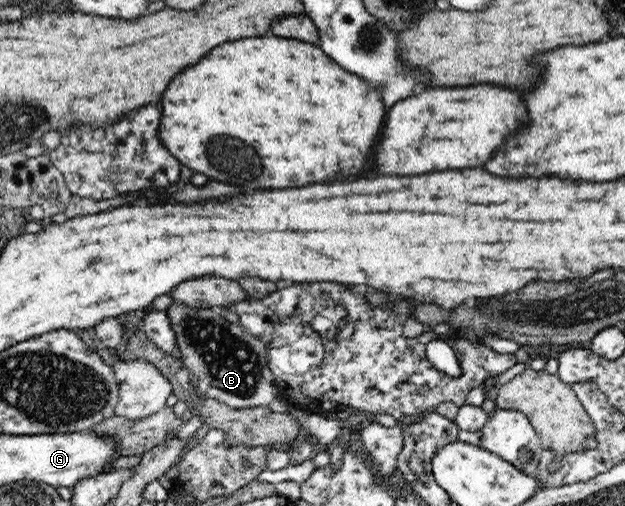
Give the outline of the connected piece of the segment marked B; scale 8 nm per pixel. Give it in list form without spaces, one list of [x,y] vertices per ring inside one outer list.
[[[173,301],[167,309],[167,320],[175,332],[175,344],[182,362],[197,378],[198,391],[226,403],[233,409],[268,406],[278,395],[275,377],[268,366],[268,346],[255,335],[251,335],[239,322],[231,322],[221,315],[222,307],[193,307],[188,303]]]

